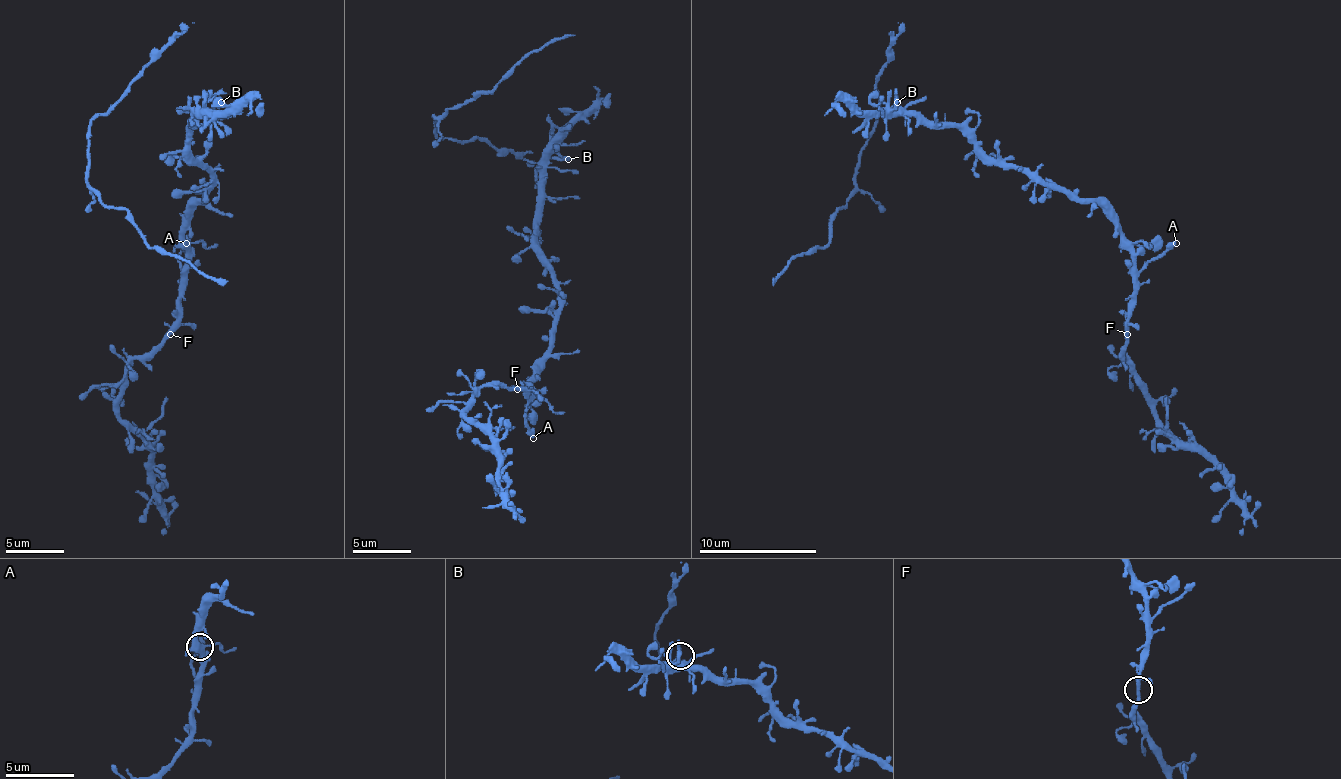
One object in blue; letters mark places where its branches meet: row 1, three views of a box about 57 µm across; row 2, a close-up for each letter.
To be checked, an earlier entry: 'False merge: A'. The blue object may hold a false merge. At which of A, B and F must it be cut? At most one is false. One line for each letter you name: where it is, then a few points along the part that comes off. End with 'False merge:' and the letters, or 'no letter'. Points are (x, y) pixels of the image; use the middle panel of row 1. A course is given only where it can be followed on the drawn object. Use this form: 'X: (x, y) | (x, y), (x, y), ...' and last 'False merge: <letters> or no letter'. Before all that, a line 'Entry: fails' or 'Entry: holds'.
Entry: fails
False merge: no letter

